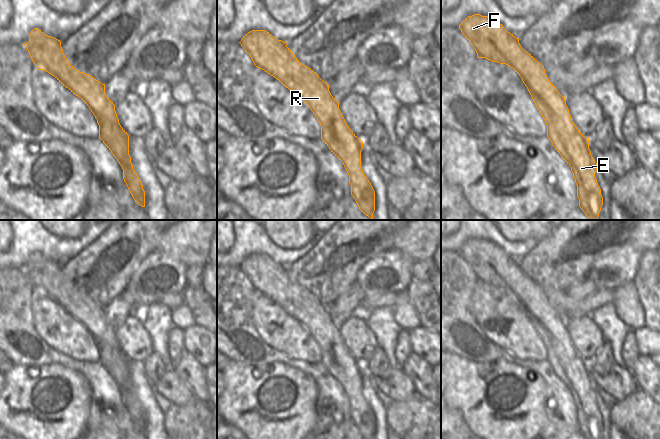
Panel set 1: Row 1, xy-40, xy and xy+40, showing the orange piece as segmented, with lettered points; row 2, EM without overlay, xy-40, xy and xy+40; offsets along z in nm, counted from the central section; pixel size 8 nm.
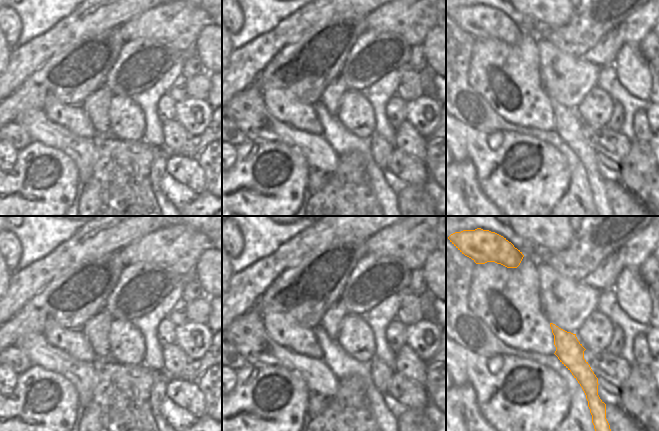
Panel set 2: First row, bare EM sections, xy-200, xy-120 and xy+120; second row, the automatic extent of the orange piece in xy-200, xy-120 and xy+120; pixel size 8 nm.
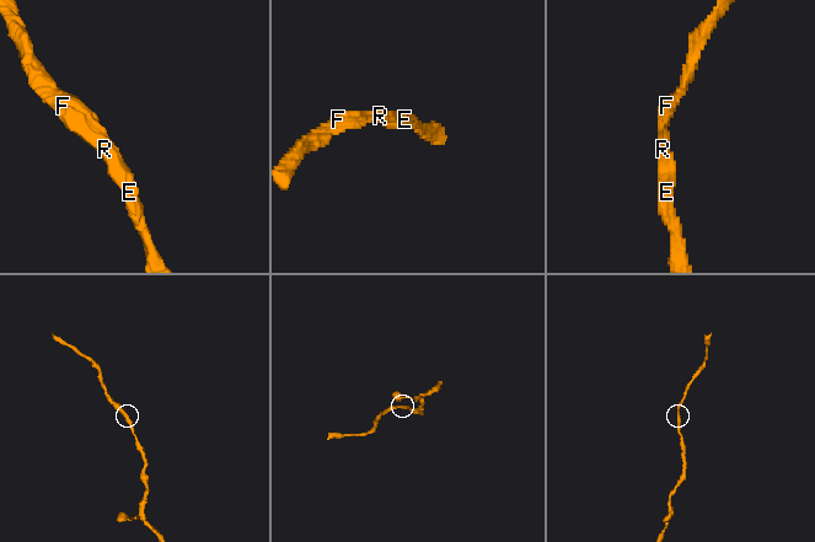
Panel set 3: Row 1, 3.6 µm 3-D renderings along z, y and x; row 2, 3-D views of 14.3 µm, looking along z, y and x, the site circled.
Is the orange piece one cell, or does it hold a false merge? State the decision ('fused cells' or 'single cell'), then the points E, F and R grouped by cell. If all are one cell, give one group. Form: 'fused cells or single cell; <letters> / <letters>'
single cell; E F R

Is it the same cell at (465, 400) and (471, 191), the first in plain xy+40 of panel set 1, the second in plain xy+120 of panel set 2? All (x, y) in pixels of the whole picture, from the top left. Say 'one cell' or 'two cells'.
two cells

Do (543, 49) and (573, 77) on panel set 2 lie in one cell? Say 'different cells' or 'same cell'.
same cell

